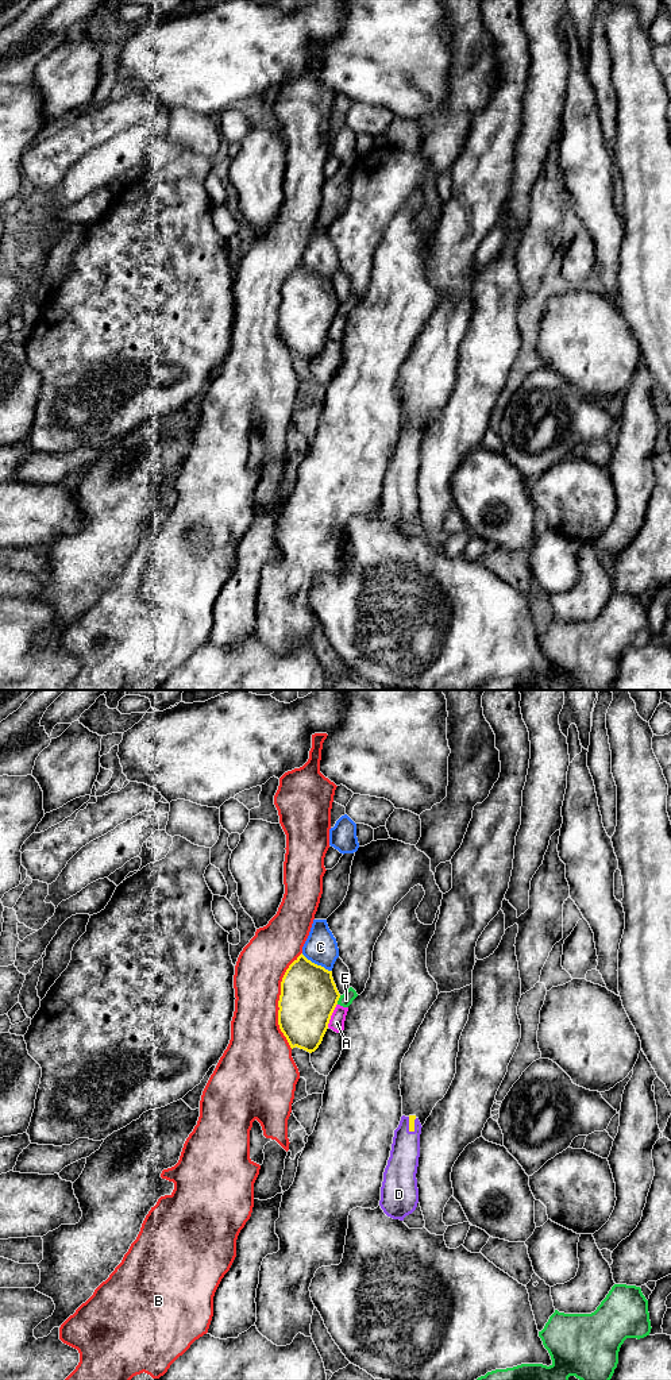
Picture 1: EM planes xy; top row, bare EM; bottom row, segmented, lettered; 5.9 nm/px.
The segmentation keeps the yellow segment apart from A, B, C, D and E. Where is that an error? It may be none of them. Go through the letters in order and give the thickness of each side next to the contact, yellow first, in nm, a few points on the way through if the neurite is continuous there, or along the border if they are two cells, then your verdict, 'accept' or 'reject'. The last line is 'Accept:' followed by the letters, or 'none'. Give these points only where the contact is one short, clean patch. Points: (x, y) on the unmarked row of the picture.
A: calibres 340 and 90 nm; reject
B: calibres 340 and 300 nm; reject
C: calibres 340 and 190 nm; reject
D: calibres 40 and 180 nm; way xy (412, 427), (409, 434), (403, 471); accept
E: calibres 340 and 80 nm; border xy (340, 304), (336, 312); reject
Accept: D

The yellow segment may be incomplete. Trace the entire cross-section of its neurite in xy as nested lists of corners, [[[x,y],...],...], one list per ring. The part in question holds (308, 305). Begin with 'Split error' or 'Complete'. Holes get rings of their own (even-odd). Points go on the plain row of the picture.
Complete. [[[302,262],[289,274],[281,290],[278,334],[292,358],[297,355],[312,362],[319,356],[339,307],[332,280],[312,271]]]

